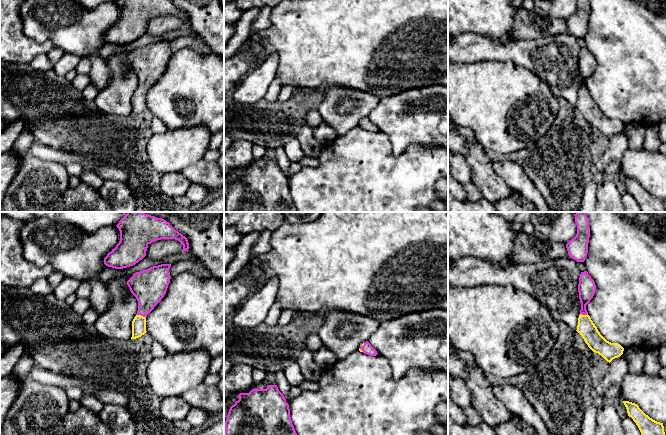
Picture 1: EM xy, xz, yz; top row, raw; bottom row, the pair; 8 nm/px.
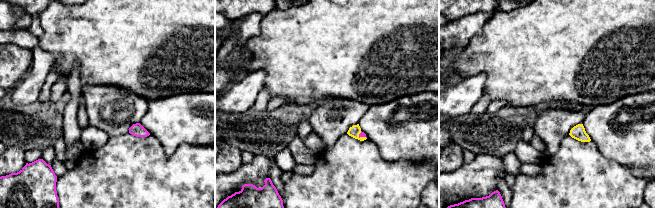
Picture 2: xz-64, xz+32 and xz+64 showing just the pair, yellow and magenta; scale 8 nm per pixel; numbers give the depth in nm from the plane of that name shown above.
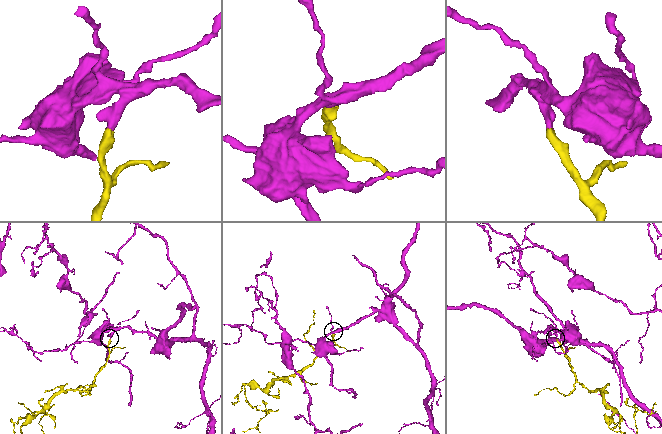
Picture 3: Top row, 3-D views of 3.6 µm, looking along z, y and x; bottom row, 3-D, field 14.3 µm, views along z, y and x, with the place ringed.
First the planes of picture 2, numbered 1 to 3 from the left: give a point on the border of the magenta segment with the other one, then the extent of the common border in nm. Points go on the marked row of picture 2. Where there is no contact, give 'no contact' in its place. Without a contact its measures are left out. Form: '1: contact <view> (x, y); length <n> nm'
1: no contact
2: contact xz+32 (361, 137); length 80 nm
3: no contact

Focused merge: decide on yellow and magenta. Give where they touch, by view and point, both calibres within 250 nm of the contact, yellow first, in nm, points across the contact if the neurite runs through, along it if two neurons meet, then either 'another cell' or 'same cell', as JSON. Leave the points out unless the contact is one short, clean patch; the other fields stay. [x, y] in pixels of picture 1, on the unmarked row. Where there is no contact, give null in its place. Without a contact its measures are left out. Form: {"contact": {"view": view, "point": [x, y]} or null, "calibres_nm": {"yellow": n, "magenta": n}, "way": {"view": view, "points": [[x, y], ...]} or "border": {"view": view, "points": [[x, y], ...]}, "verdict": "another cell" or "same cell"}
{"contact": {"view": "xy", "point": [140, 91]}, "calibres_nm": {"yellow": 110, "magenta": 280}, "way": {"view": "xy", "points": [[139, 98], [140, 91], [146, 80], [149, 62]]}, "verdict": "same cell"}

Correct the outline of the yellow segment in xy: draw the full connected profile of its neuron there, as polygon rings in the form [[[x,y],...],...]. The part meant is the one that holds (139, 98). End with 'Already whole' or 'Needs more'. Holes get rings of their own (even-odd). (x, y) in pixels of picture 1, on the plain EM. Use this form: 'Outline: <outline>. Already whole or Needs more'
Outline: [[[161,40],[136,48],[127,57],[131,69],[138,77],[137,91],[132,97],[132,113],[136,115],[146,107],[146,93],[166,70],[170,59],[171,40]]]. Needs more

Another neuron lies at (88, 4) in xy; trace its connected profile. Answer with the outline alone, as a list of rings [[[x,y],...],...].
[[[71,0],[71,1],[74,1],[82,5],[86,9],[94,9],[102,3],[109,3],[117,0]]]

